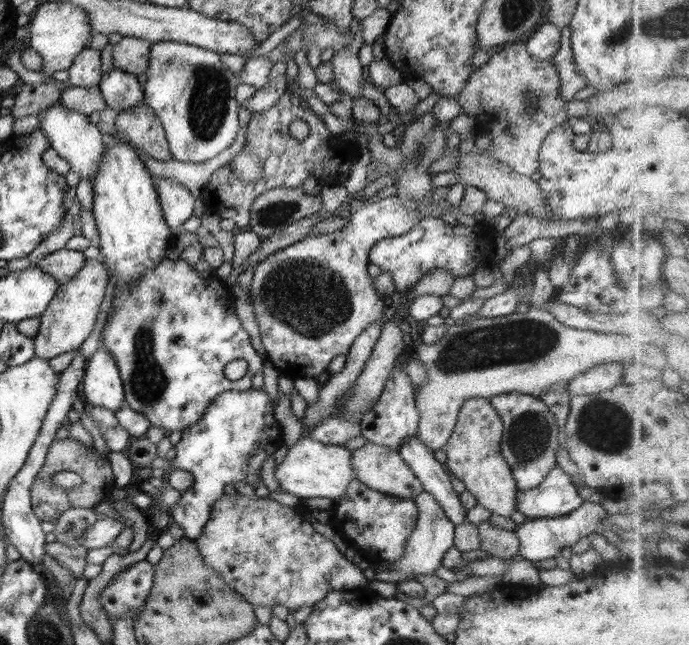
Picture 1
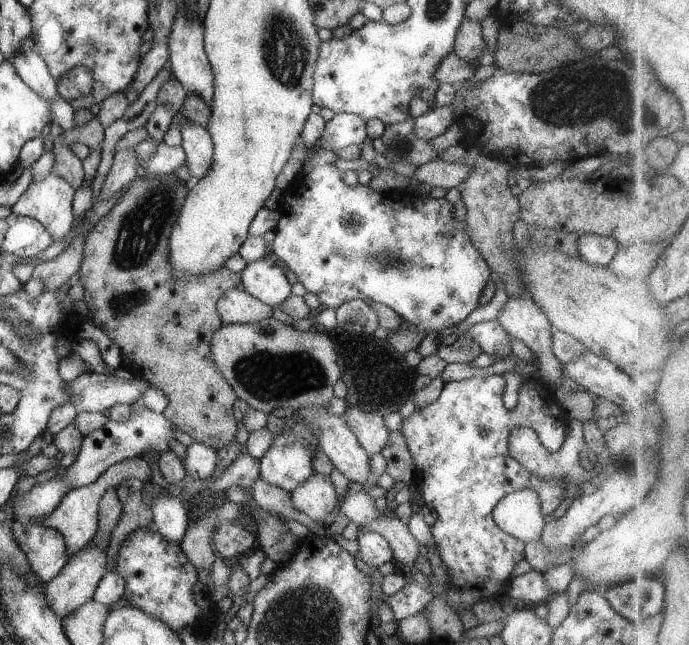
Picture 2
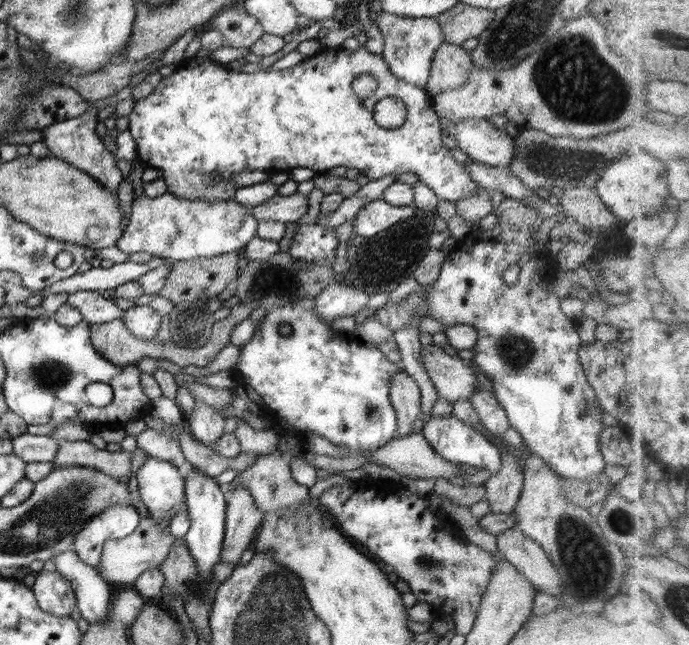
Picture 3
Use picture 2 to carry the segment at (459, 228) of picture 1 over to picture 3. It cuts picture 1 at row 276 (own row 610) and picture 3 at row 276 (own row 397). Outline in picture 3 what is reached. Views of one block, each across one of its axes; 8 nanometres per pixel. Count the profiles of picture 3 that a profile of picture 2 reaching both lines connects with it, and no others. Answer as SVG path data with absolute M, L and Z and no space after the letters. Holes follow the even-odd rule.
M504 198L493 215L498 218L498 228L474 229L458 240L452 256L444 260L434 286L424 286L422 295L412 292L398 304L386 303L375 316L393 331L406 327L414 317L420 320L432 317L447 327L458 324L474 327L478 340L472 348L475 352L472 361L491 380L493 393L506 412L509 426L521 435L529 452L542 458L559 477L592 481L601 473L611 472L599 448L601 433L607 427L602 425L601 407L578 360L577 352L584 343L580 341L578 323L562 312L561 298L552 292L557 263L546 252L536 251L538 238L535 233L544 218L533 207L514 198ZM514 265L520 266L520 275L515 283L507 284L502 273Z

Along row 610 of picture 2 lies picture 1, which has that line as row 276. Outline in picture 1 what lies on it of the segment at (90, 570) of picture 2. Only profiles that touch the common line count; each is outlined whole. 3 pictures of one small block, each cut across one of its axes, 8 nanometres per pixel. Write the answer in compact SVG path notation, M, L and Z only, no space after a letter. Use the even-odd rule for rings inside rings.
M64 247L41 256L34 266L51 274L55 279L58 279L60 284L74 278L86 261L86 257L79 250L68 250L68 248Z

